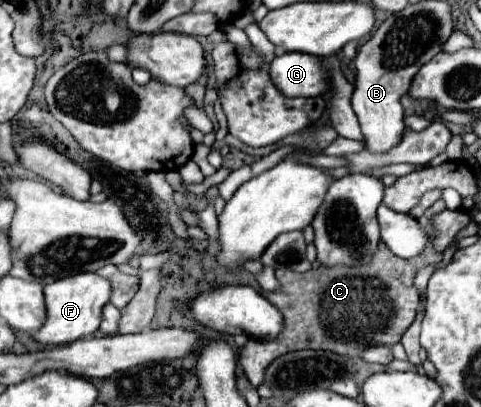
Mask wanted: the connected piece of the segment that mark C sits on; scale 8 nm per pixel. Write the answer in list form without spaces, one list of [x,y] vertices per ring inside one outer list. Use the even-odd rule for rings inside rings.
[[[381,241],[373,261],[359,267],[317,267],[307,273],[293,273],[289,269],[277,269],[275,277],[281,283],[281,291],[263,295],[283,313],[285,329],[275,341],[249,339],[241,349],[239,363],[253,387],[259,387],[265,377],[265,369],[277,357],[299,349],[327,349],[345,355],[359,355],[367,345],[383,343],[395,345],[401,341],[405,329],[413,323],[419,307],[419,293],[413,289],[415,271],[433,263],[433,251],[429,247],[413,257],[401,259],[393,255]]]

